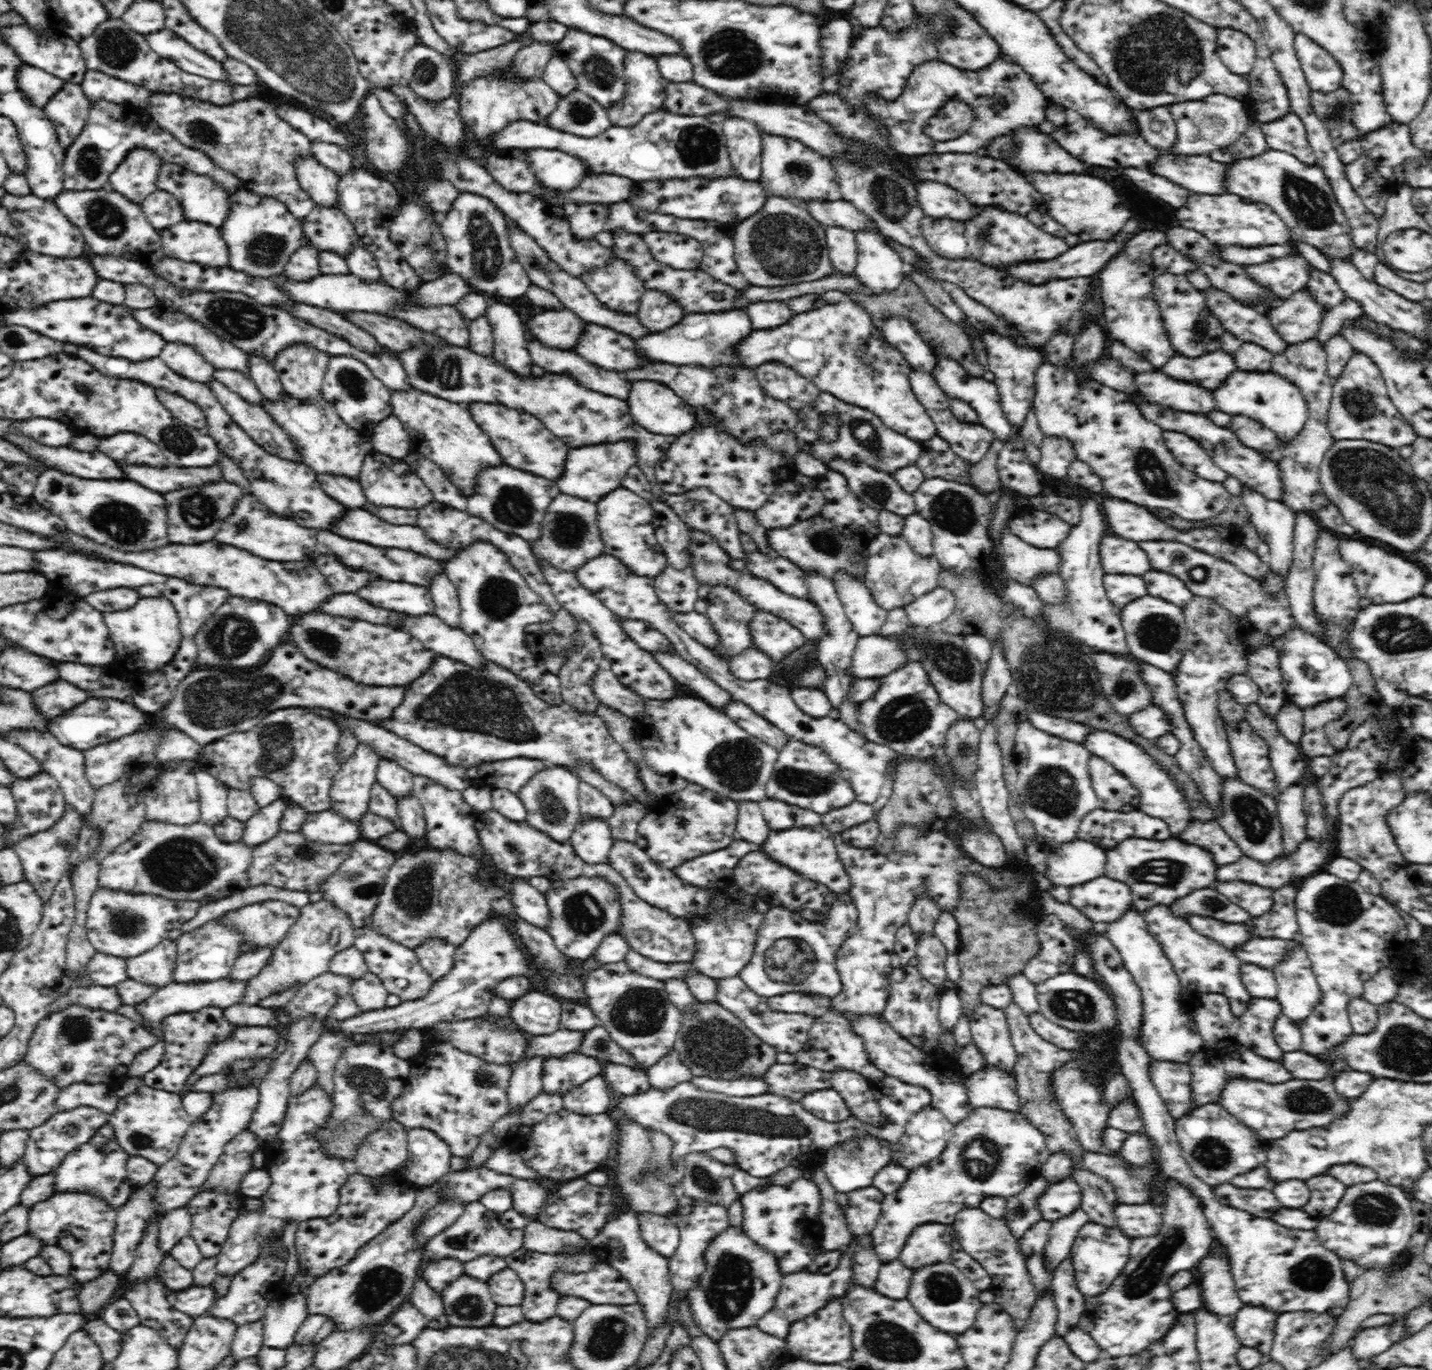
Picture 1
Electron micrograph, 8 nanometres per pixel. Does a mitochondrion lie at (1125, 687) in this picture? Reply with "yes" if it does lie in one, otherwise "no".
yes

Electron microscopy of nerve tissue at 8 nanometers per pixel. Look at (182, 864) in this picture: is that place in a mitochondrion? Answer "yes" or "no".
yes

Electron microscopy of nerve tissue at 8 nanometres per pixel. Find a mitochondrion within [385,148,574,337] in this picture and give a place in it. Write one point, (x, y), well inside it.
(484, 252)

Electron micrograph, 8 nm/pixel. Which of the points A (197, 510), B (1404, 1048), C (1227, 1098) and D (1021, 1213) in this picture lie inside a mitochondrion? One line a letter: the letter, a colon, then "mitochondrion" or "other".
A: mitochondrion
B: mitochondrion
C: other
D: mitochondrion

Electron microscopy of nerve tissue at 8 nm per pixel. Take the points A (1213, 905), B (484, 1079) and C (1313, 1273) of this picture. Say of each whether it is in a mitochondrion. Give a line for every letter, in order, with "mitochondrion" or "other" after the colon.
A: mitochondrion
B: mitochondrion
C: mitochondrion

